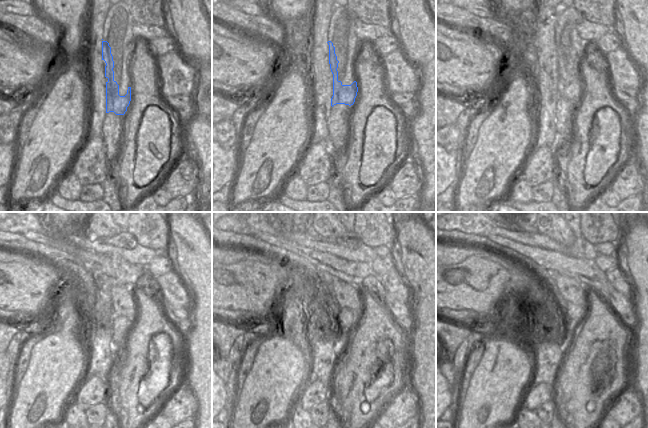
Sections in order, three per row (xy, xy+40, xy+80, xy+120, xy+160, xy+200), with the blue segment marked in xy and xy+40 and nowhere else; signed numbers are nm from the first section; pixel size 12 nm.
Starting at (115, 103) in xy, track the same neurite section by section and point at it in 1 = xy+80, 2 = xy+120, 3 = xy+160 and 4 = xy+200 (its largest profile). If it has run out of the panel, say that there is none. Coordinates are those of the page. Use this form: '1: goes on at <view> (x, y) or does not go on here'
1: goes on at xy+80 (572, 87)
2: goes on at xy+120 (123, 296)
3: goes on at xy+160 (347, 295)
4: goes on at xy+200 (571, 290)

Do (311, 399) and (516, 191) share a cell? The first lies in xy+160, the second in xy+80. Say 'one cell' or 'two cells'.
two cells

